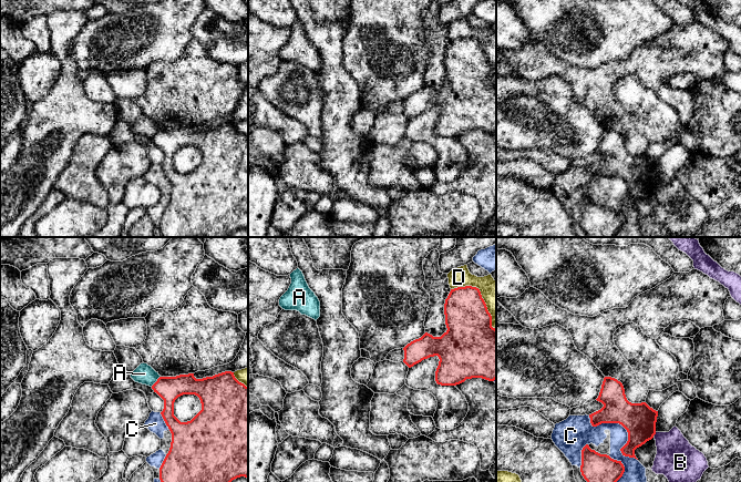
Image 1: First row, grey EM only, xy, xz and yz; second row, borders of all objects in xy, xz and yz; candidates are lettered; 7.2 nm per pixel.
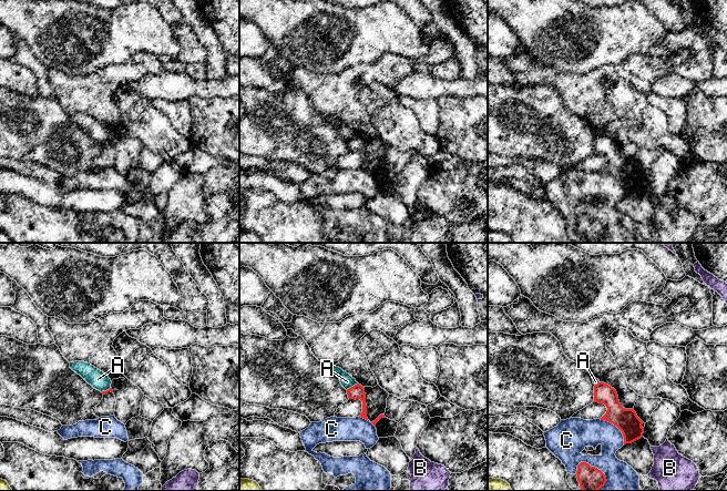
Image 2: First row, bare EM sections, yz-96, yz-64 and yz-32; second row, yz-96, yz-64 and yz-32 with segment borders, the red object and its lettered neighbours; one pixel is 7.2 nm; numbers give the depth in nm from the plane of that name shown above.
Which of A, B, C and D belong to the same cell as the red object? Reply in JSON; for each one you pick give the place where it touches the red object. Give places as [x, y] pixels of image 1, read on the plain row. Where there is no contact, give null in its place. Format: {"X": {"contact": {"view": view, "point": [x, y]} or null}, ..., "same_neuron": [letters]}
{"same_neuron": []}

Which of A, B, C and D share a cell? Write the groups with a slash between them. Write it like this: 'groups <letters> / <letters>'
groups A / B / C / D

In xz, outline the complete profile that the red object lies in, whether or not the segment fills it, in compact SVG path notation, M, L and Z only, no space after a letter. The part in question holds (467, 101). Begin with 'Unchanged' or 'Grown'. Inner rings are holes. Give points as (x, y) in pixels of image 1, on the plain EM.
Unchanged. M465 38L451 41L444 55L447 82L441 89L425 84L421 90L408 95L403 114L409 119L430 109L438 107L440 113L435 123L435 133L441 137L456 137L466 131L496 131L496 81L492 79L492 68L476 39Z

